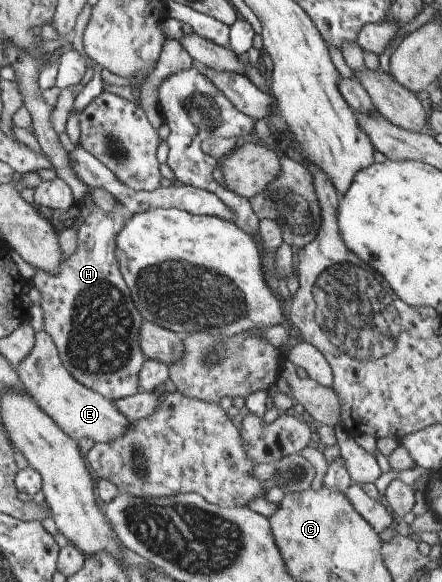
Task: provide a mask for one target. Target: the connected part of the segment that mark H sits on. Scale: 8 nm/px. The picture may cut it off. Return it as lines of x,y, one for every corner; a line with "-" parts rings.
115,201
112,212
89,213
85,219
77,221
76,249
61,261
58,273
35,270
31,281
27,282
40,292
38,303
42,310
43,330
52,338
62,367
78,383
112,401
140,391
137,375
146,359
139,346
139,327
144,319
132,301
115,256
115,237
123,228
125,215
122,205

